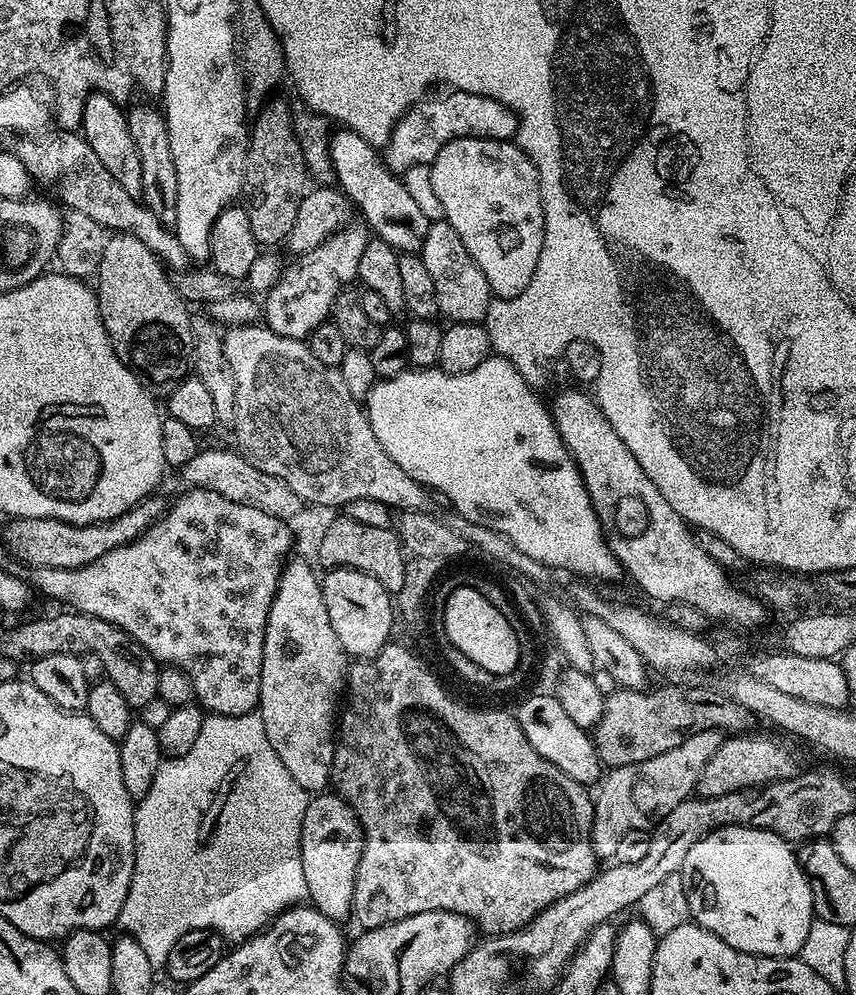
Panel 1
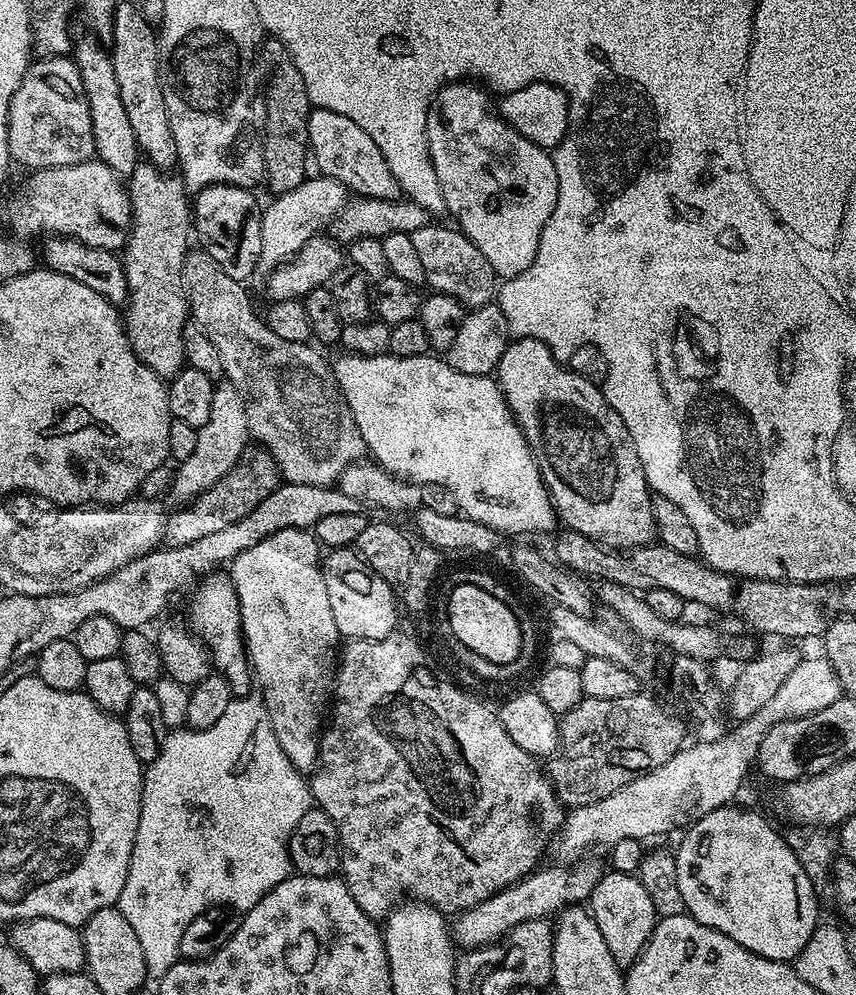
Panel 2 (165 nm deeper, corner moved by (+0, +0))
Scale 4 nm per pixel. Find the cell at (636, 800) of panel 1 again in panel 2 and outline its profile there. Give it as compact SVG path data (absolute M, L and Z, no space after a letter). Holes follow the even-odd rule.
M580 864L572 868L548 868L545 872L533 871L516 881L514 886L501 888L488 900L483 900L476 908L468 908L459 913L460 920L454 924L454 940L461 949L482 948L486 944L494 944L501 937L508 935L509 930L527 920L542 920L559 914L565 908L589 899L594 886L602 875L602 868L596 864Z

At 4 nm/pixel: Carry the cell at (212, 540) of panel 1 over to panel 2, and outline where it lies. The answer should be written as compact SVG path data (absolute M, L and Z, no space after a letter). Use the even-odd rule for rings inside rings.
M220 574L203 577L202 583L191 593L192 605L188 608L188 616L192 619L191 627L208 649L211 667L224 677L231 688L231 695L239 698L253 691L254 675L244 643L244 627L240 621L240 602L236 599L236 587L232 585L231 575L216 575Z

